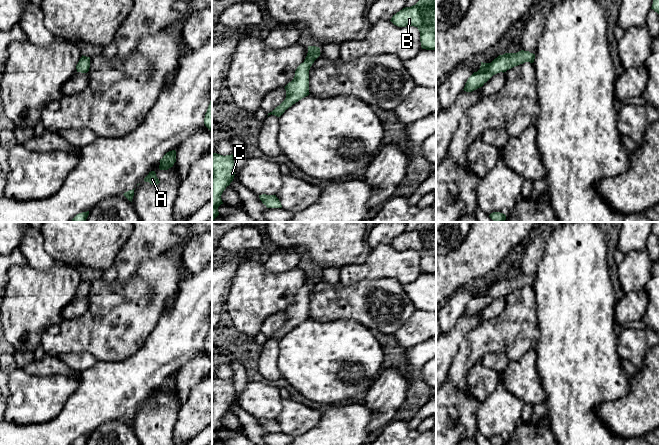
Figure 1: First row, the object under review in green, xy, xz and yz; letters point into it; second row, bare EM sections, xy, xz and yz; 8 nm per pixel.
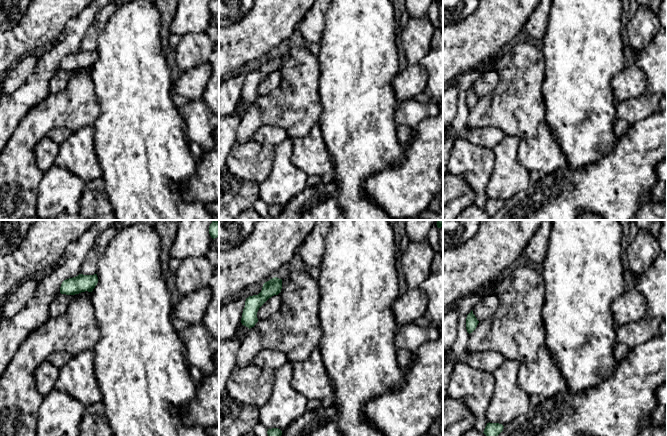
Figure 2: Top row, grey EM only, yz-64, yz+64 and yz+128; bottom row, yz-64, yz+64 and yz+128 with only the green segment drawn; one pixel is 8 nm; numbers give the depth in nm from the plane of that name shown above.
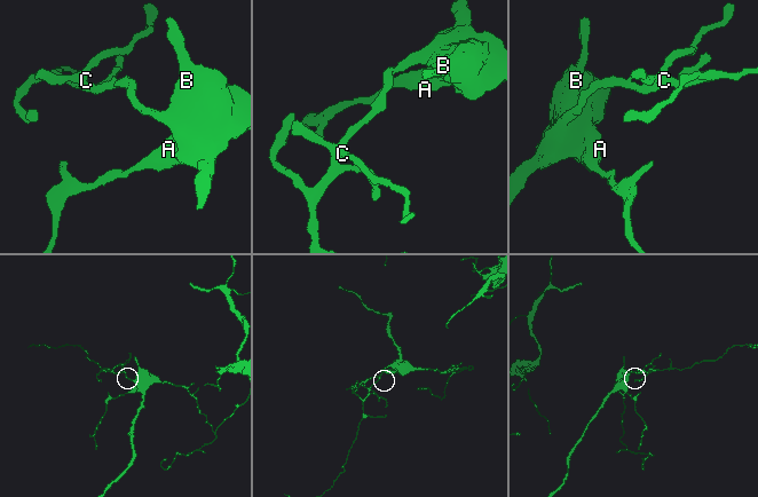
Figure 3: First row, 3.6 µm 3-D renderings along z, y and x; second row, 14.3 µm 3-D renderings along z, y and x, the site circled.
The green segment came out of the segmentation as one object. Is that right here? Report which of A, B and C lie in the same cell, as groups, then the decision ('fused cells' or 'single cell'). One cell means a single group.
A B C; single cell

